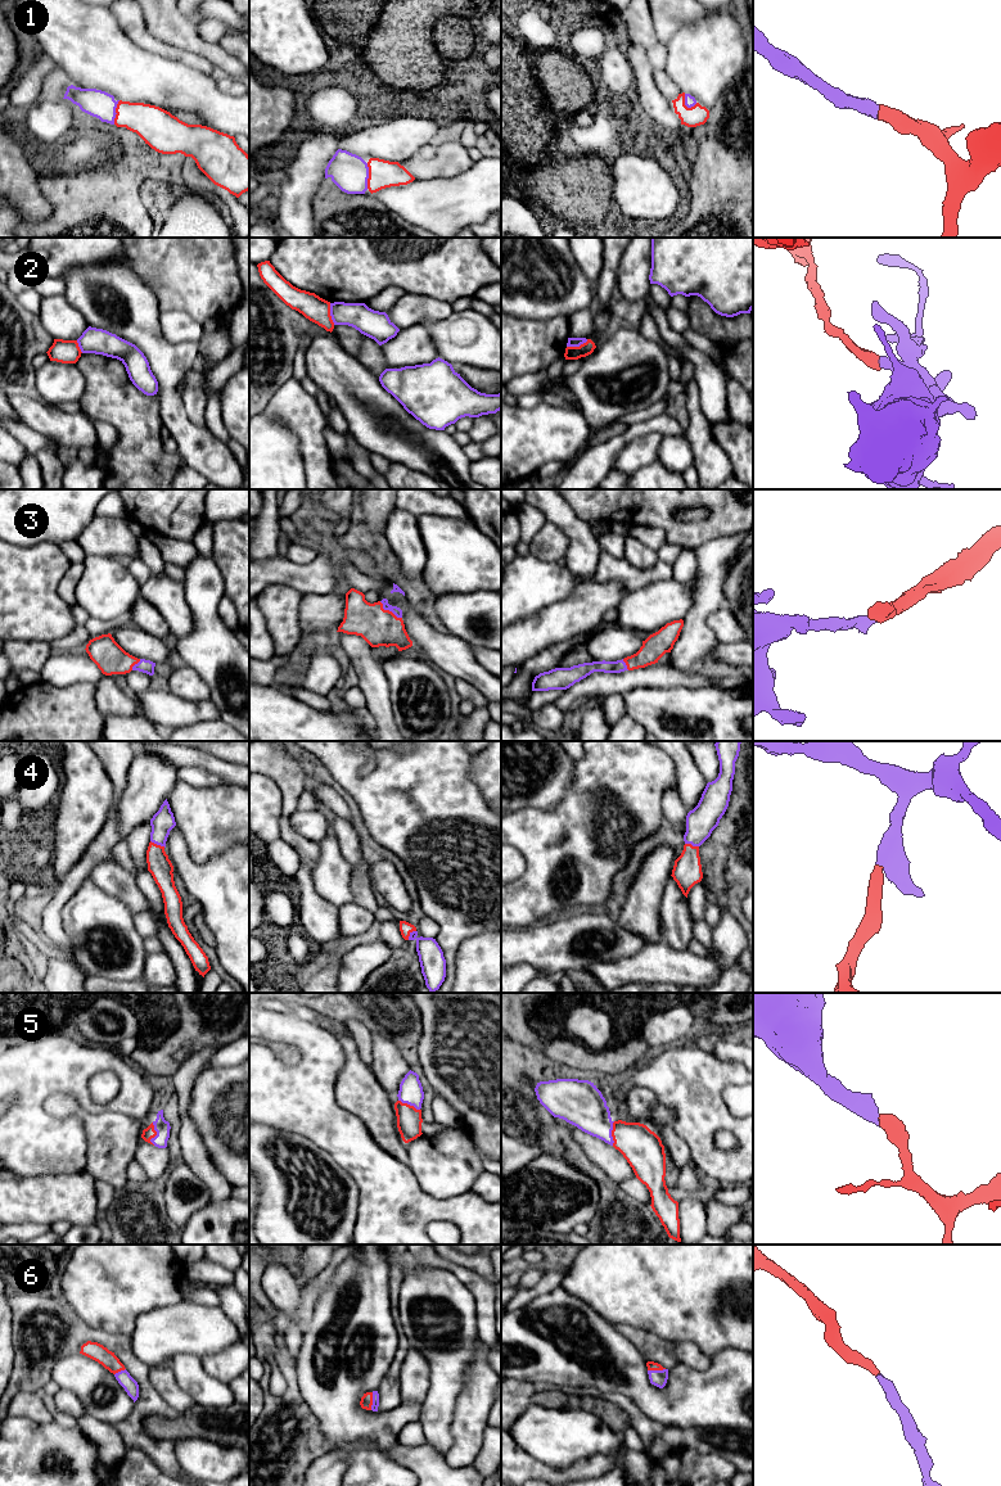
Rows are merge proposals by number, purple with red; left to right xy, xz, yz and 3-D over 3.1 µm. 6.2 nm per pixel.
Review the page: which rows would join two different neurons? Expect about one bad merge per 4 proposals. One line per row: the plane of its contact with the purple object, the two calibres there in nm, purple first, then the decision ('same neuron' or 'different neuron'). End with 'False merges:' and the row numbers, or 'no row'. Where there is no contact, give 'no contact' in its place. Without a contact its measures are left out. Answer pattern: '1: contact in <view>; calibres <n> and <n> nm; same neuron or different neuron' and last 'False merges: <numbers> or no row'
1: contact in xz; calibres 240 and 180 nm; same neuron
2: contact in yz; calibres 60 and 80 nm; different neuron
3: contact in xz; calibres 60 and 240 nm; same neuron
4: contact in xy; calibres 140 and 150 nm; same neuron
5: contact in xy; calibres 90 and 70 nm; same neuron
6: contact in xz; calibres 50 and 80 nm; same neuron
False merges: 2

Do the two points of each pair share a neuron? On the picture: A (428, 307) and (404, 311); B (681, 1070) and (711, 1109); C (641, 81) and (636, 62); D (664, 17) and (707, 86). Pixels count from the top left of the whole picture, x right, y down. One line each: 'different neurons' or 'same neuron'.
A: same neuron
B: same neuron
C: same neuron
D: different neurons

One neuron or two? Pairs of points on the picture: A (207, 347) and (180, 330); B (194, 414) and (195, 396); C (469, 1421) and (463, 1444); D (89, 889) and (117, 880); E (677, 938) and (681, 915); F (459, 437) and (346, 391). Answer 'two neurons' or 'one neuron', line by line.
A: one neuron
B: one neuron
C: one neuron
D: two neurons
E: one neuron
F: two neurons

